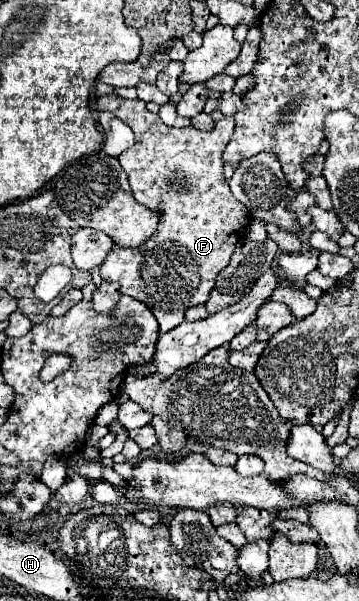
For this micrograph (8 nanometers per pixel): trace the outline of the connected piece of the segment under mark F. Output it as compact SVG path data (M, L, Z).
M106 94L98 98L98 110L108 110L126 122L134 136L136 144L126 150L118 160L122 170L128 174L132 194L138 204L148 206L150 210L158 212L158 228L150 240L146 240L140 248L120 248L116 246L106 262L100 266L100 276L106 282L120 282L120 290L126 296L132 296L144 302L160 324L160 332L168 332L182 324L184 312L192 306L204 304L218 272L230 262L236 242L244 236L246 226L250 222L248 208L236 200L230 192L230 186L224 178L224 164L222 164L222 150L234 132L234 118L222 116L212 130L196 130L196 128L170 128L166 126L158 114L152 114L146 108L146 102L140 98L126 100L116 94Z

